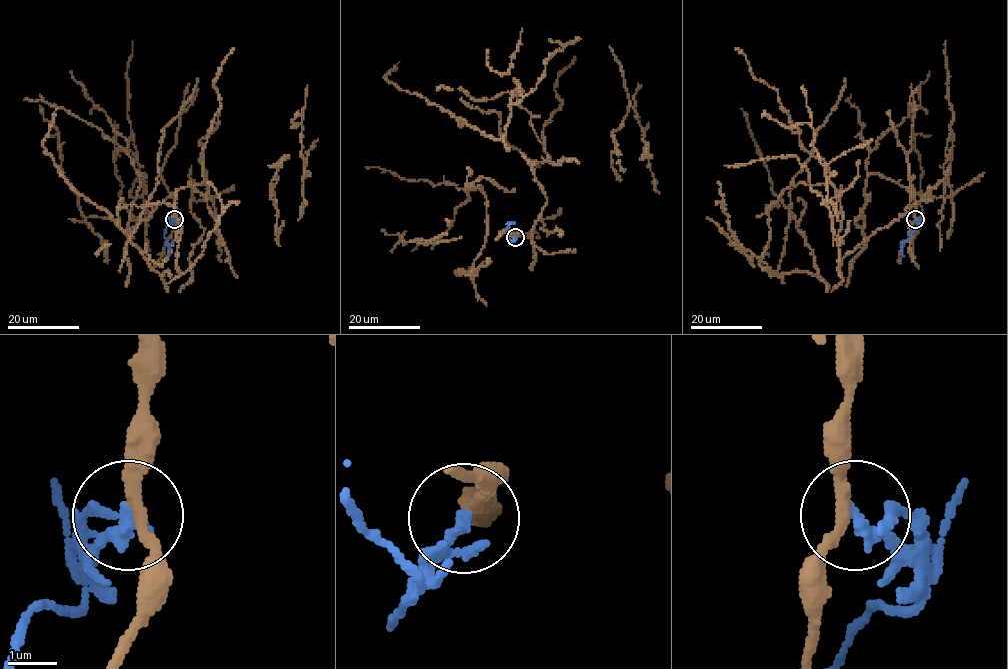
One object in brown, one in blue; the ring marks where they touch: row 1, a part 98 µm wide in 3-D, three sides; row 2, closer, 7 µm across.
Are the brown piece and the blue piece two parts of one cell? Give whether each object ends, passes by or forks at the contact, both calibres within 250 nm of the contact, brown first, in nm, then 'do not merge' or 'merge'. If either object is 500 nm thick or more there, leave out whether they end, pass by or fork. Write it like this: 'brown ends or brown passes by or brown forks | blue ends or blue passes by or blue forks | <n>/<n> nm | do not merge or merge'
brown passes by | blue ends | 240/220 nm | do not merge

